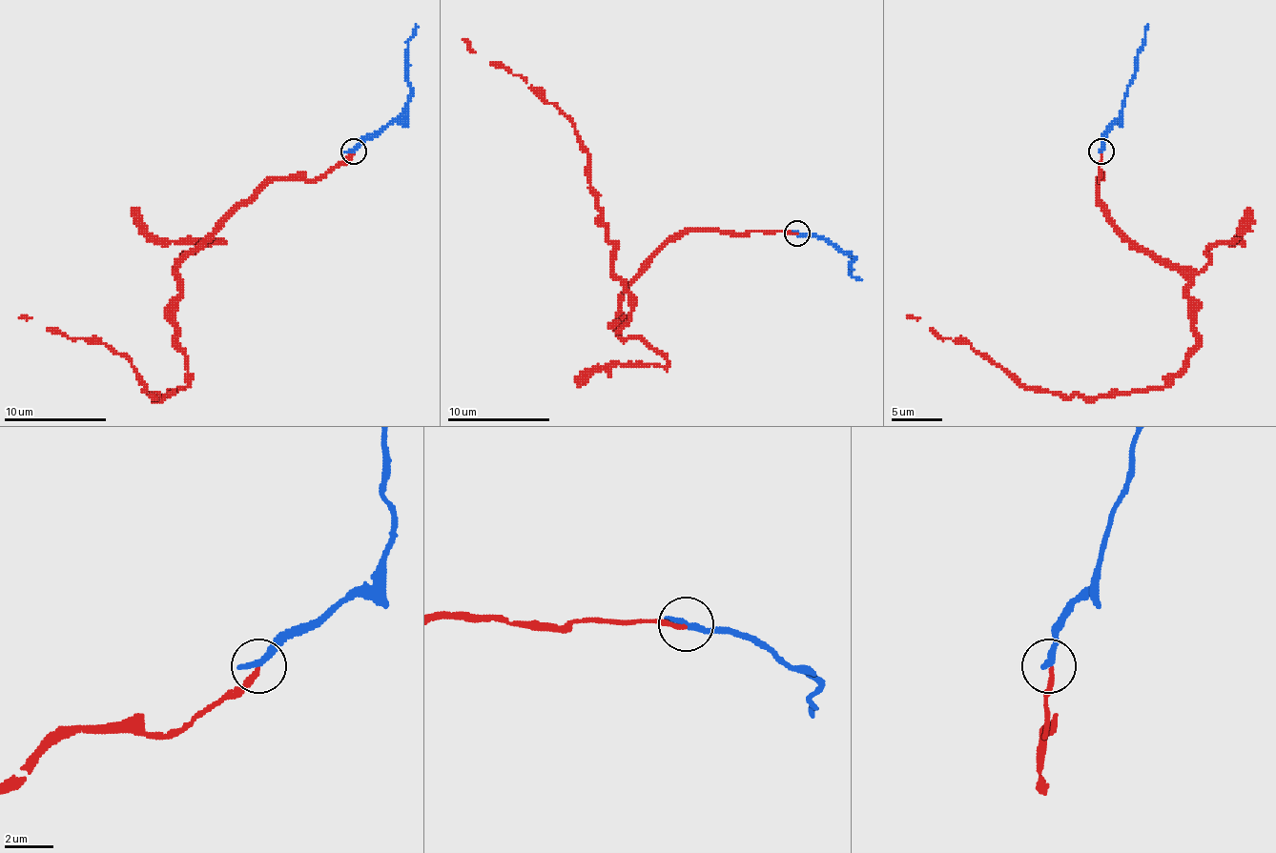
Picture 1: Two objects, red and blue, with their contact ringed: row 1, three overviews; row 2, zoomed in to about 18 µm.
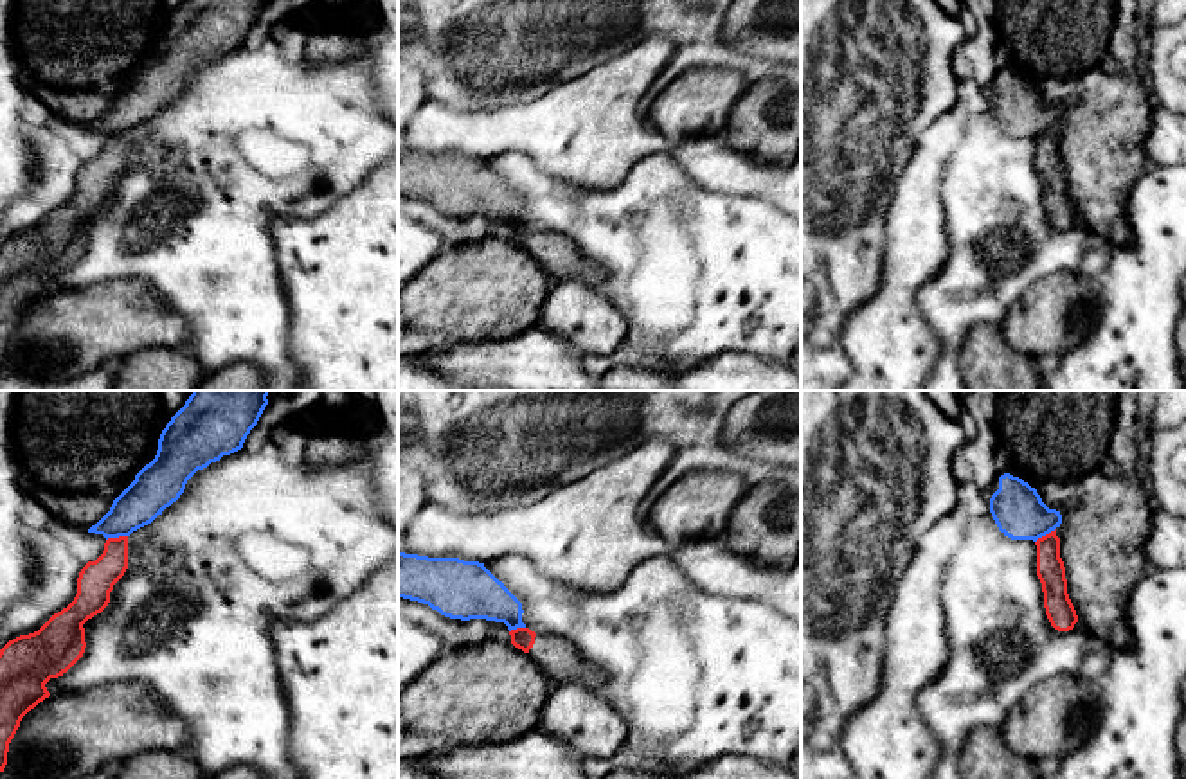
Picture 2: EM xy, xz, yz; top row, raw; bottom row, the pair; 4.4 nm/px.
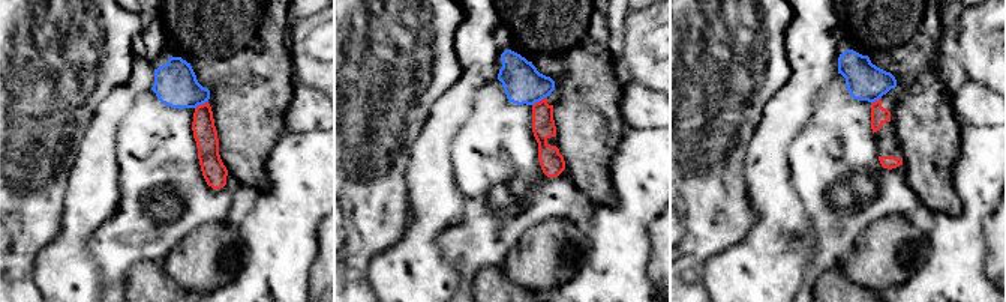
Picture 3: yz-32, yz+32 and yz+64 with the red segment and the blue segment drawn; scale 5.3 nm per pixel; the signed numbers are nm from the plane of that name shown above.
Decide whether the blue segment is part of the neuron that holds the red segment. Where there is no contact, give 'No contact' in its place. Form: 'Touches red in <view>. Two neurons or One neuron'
Touches red in xy. Two neurons

